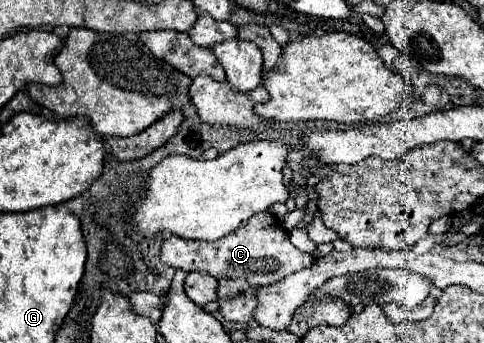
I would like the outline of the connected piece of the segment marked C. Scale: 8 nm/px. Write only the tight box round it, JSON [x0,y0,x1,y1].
[159,213,315,285]

